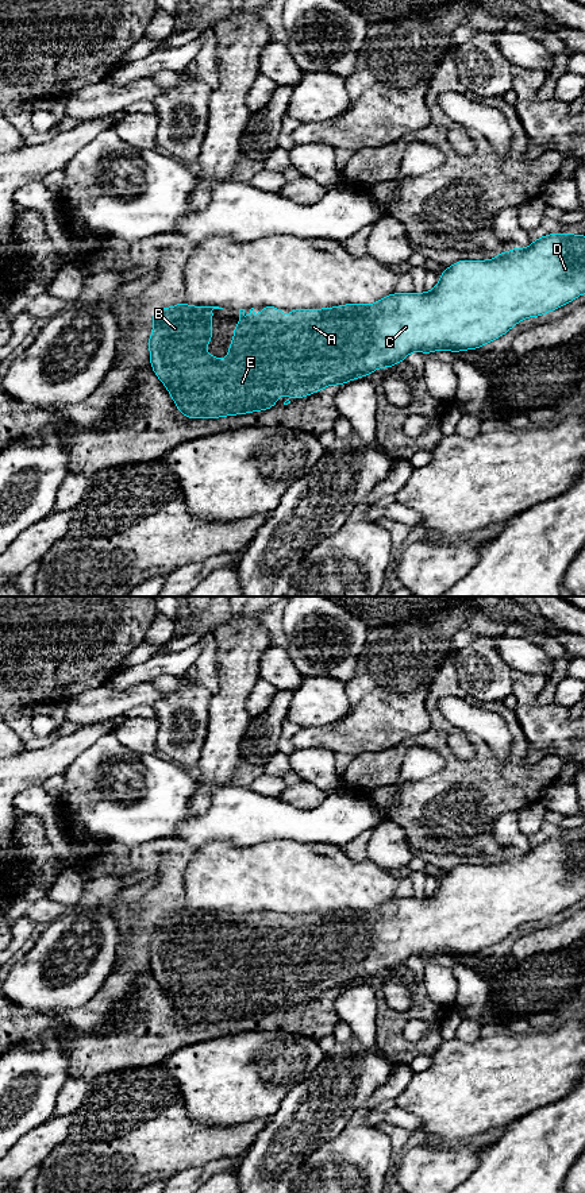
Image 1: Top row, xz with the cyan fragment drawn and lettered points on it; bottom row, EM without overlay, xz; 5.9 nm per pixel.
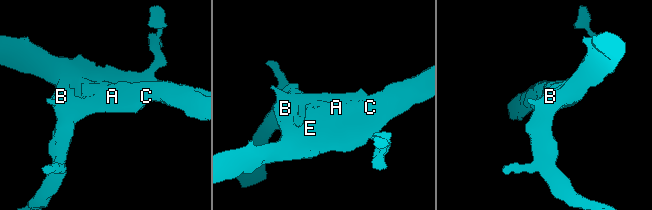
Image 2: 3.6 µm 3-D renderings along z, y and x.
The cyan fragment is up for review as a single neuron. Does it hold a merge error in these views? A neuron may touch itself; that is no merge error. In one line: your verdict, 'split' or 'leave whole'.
leave whole

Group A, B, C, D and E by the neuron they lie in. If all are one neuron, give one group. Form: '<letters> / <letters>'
A B C D E

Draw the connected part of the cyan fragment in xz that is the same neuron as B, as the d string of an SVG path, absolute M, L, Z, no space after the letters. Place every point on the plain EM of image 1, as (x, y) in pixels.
M549 838L531 848L528 853L513 853L507 857L497 858L492 865L458 865L453 870L447 872L442 879L438 889L432 896L417 897L393 897L377 906L373 910L346 908L336 912L326 914L296 914L289 915L288 924L282 923L282 914L274 911L261 912L261 926L255 926L254 912L250 914L250 926L245 926L245 914L239 914L239 927L234 933L234 946L228 950L228 964L218 965L213 960L208 960L203 953L209 950L212 943L212 915L223 914L219 911L189 911L184 906L173 912L162 912L161 915L151 918L154 933L149 943L150 966L151 973L161 987L168 992L169 999L174 1004L177 1014L186 1020L186 1023L216 1023L232 1019L246 1019L250 1016L266 1015L278 1009L276 1003L280 999L289 999L292 1003L299 1004L317 997L326 991L345 989L355 982L367 981L378 972L393 972L397 966L405 966L407 960L411 955L419 955L423 958L432 958L435 954L444 955L463 955L478 954L481 950L496 945L507 938L512 931L526 922L536 922L546 919L554 914L559 914L567 907L585 897L585 838L569 839L569 838Z

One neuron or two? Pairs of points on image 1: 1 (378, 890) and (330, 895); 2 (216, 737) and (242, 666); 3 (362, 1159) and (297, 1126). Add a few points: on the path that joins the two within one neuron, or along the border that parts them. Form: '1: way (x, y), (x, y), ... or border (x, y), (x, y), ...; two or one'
1: way (366, 890), (342, 890); one
2: way (227, 719), (227, 706), (237, 683); one
3: border (350, 1118), (334, 1138), (322, 1143), (304, 1161); two

